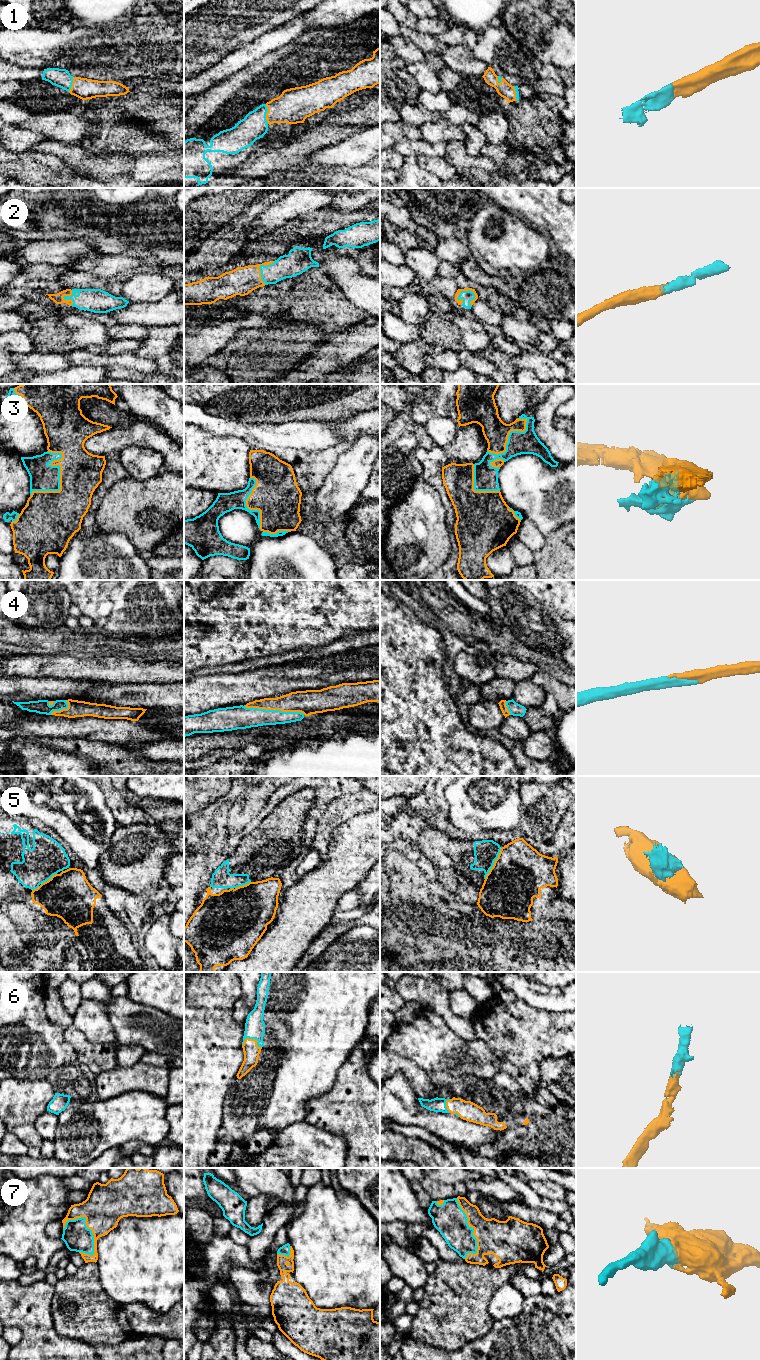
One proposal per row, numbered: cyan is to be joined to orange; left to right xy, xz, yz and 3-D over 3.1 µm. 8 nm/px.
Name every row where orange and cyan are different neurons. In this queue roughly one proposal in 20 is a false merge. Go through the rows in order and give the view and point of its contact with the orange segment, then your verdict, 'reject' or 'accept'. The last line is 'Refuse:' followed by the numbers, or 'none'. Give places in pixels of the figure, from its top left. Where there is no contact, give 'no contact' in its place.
1: xz (266, 114) | accept
2: yz (474, 293) | accept
3: xy (60, 481) | accept
4: xz (274, 709) | accept
5: yz (494, 863) | accept
6: xz (253, 1039) | accept
7: xy (89, 1228) | accept
Refuse: none

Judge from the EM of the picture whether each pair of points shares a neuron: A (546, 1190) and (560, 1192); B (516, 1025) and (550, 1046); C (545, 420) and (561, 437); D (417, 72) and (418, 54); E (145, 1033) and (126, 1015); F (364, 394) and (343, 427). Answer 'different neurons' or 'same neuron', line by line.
A: same neuron
B: same neuron
C: same neuron
D: different neurons
E: same neuron
F: different neurons

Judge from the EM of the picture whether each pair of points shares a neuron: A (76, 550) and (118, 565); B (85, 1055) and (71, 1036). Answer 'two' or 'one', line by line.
A: one
B: one

